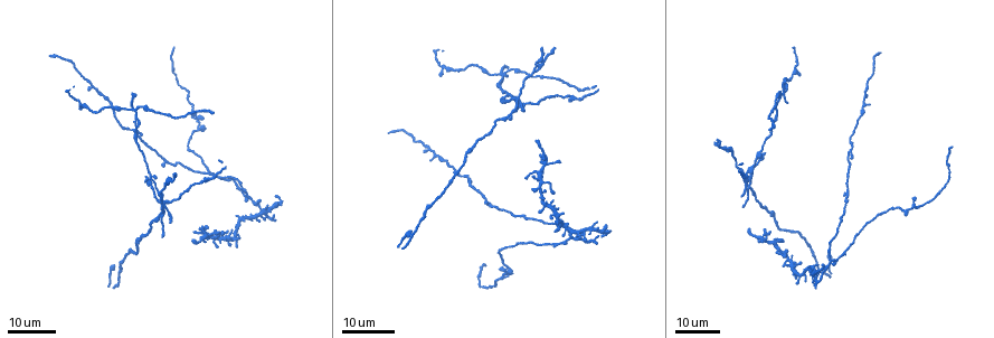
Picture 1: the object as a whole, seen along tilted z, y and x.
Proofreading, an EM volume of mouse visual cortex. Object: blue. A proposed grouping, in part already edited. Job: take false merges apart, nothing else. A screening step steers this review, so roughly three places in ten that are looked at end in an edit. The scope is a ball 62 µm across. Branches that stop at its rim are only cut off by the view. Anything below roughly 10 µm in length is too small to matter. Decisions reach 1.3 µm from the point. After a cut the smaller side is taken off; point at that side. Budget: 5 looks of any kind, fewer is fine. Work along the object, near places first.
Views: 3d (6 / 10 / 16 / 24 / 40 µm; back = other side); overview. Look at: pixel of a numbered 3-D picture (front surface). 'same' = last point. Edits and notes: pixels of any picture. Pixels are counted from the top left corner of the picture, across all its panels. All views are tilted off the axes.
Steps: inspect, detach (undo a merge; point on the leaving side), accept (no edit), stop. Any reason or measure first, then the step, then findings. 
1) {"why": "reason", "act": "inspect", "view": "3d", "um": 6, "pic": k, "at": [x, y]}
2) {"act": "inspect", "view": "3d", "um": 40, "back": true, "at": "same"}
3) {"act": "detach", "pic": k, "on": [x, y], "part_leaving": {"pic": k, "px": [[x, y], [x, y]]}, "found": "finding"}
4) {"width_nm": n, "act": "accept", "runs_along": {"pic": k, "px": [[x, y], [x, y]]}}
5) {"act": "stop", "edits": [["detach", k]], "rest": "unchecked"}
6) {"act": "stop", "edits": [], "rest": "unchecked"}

{"why": "looks like a crossing", "act": "inspect", "view": "3d", "um": 16, "pic": 1, "at": [798, 275]}

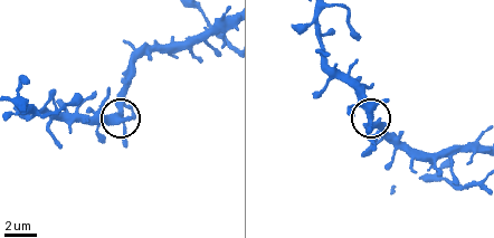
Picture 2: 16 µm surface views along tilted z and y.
{"act": "inspect", "view": "3d", "um": 10, "pic": 2, "at": [371, 114]}

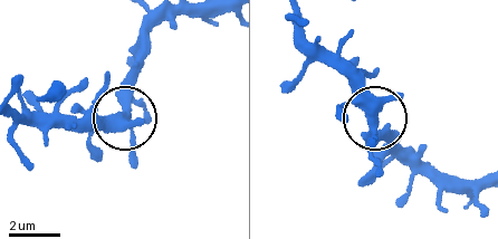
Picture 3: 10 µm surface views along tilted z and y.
{"act": "accept", "runs_along": {"pic": 3, "px": [[126, 114], [117, 121], [82, 108]]}, "found": "all the same neuron"}

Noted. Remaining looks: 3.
{"why": "a fork", "act": "inspect", "view": "3d", "um": 16, "pic": 1, "at": [831, 261]}

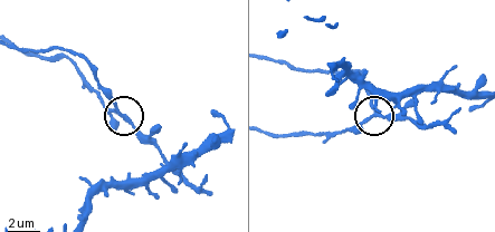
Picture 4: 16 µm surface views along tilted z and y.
{"why": "zoom in", "act": "inspect", "view": "3d", "um": 10, "pic": 4, "at": [124, 116]}

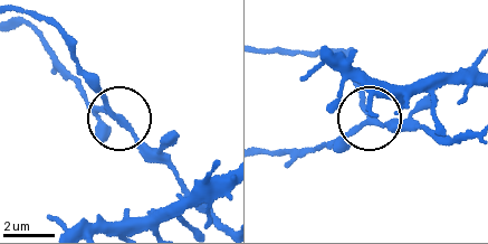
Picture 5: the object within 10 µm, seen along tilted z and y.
{"act": "accept", "runs_along": {"pic": 5, "px": [[348, 67], [420, 86], [453, 135], [372, 119], [324, 148]]}, "found": "one neuron here"}

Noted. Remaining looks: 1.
{"act": "stop", "edits": [], "rest": "unchecked"}

